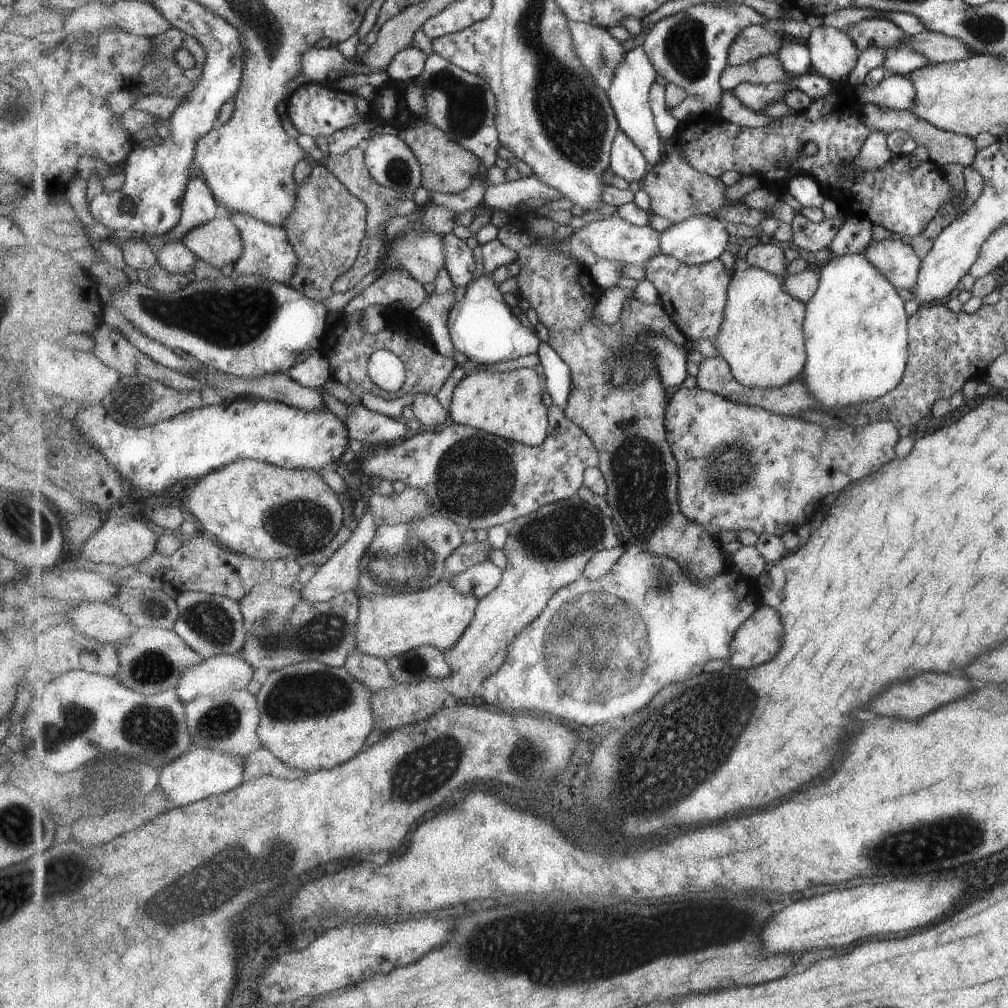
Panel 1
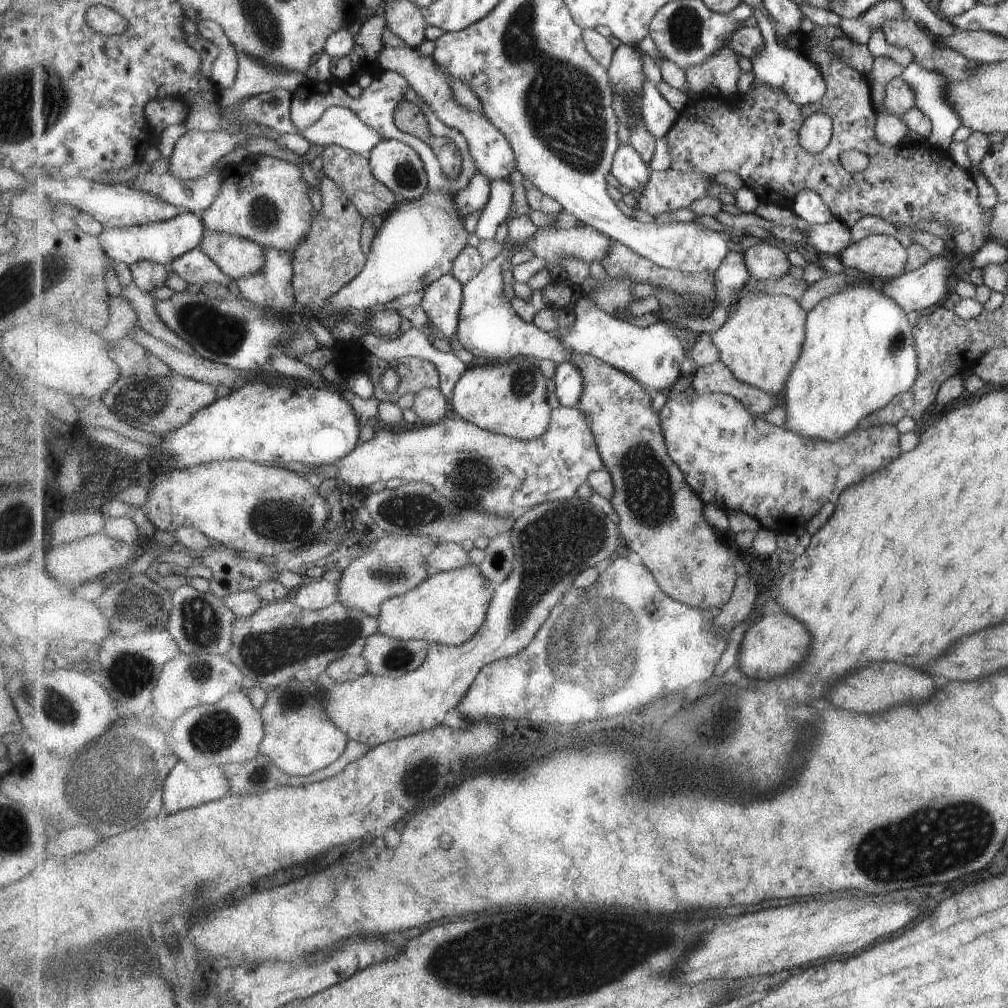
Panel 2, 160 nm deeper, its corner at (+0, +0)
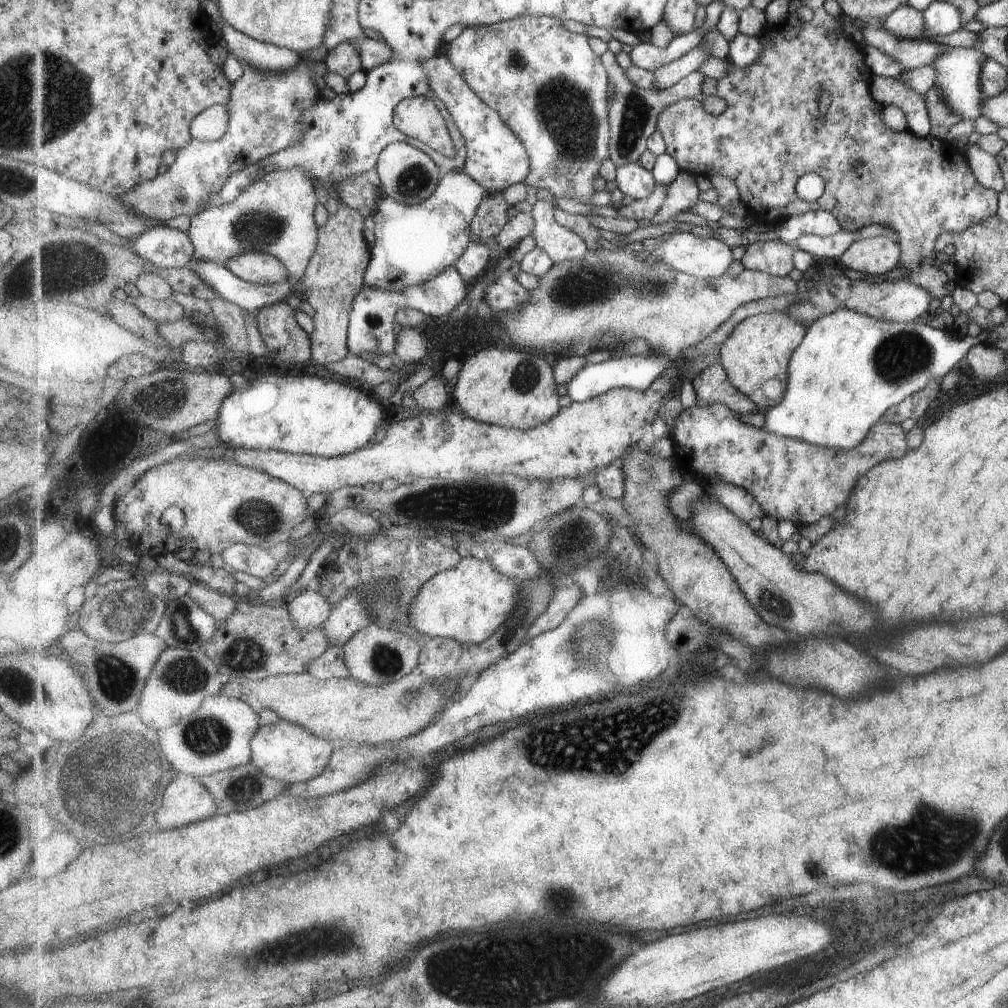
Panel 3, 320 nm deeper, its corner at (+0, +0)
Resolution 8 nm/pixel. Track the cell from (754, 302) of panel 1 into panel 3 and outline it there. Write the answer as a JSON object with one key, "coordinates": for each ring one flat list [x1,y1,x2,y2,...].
{"coordinates":[[775,310,774,312,762,313,743,320,731,334,731,337,722,346,720,362,726,369,729,381,744,394,747,394,759,408,774,408,783,400,788,388,789,364,793,354,800,348,807,335,808,327,805,322,795,320,789,310]]}

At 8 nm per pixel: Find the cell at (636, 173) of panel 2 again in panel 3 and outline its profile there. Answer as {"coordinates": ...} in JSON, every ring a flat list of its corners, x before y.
{"coordinates":[[631,162,617,168,617,188,632,199,642,200,651,196,657,188,655,176,639,162]]}

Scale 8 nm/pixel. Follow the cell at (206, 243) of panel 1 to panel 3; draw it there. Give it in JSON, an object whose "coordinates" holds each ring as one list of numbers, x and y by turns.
{"coordinates":[[246,251,231,258,227,268,238,278,252,284,273,285,287,280,285,264,271,254]]}

